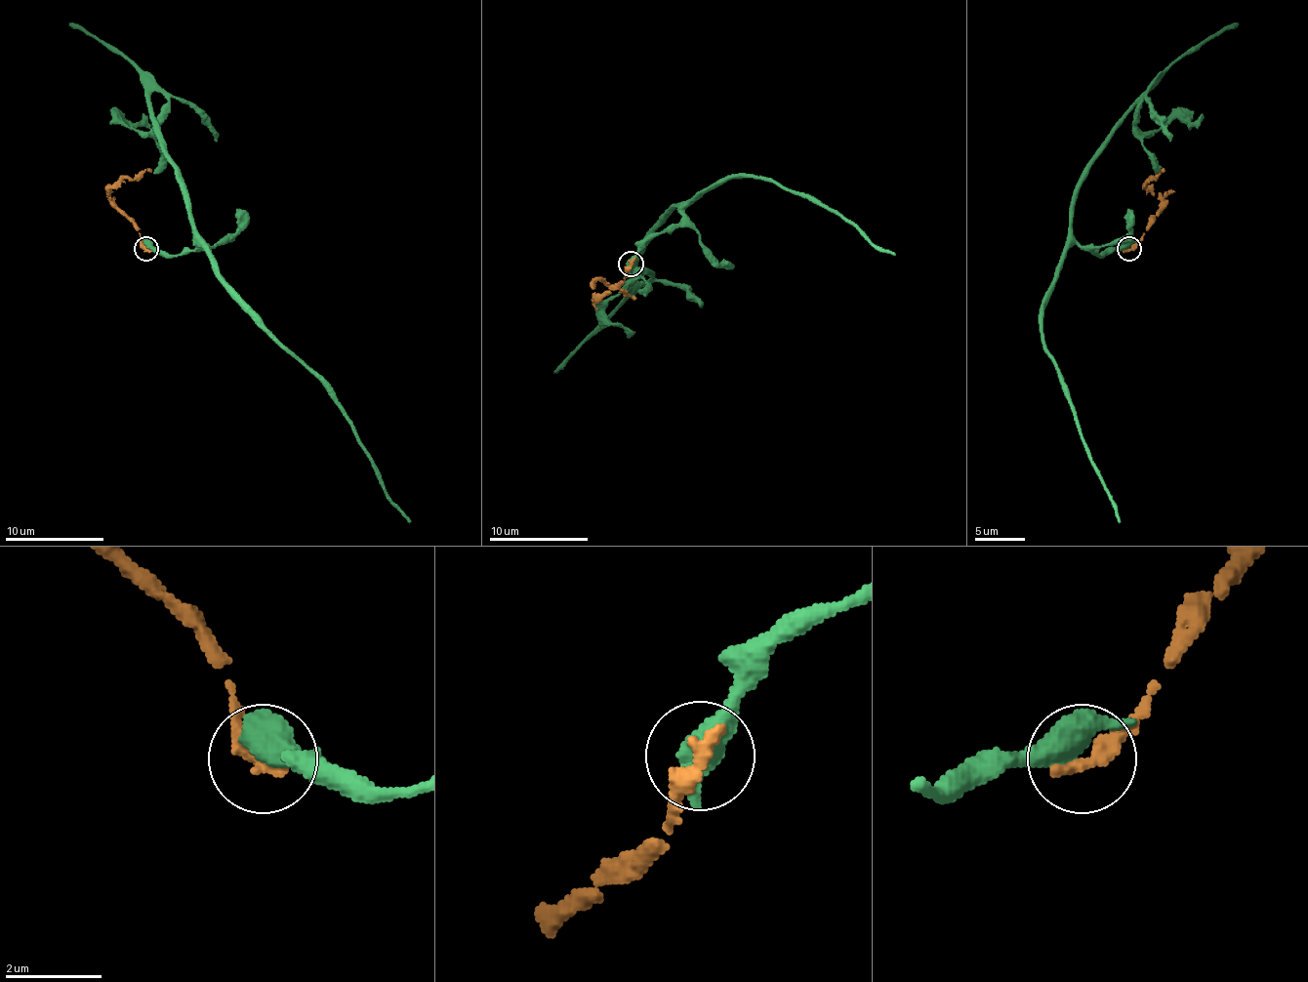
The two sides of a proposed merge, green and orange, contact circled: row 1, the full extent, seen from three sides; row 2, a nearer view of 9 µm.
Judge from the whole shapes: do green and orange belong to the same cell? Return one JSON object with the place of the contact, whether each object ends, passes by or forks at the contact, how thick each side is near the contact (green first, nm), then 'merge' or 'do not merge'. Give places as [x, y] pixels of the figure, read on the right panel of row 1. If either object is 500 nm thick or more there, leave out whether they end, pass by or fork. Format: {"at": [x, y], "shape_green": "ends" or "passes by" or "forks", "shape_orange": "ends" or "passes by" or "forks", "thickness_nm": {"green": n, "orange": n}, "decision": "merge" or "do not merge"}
{"at": [1128, 249], "thickness_nm": {"green": 500, "orange": 400}, "decision": "do not merge"}

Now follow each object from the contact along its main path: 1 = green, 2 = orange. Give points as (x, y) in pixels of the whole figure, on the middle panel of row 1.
1: (630, 263), (647, 240), (673, 228), (702, 191), (742, 176), (766, 176), (808, 196), (895, 256)
2: (630, 263), (618, 283), (602, 295), (592, 293), (592, 285), (605, 280), (635, 300)

